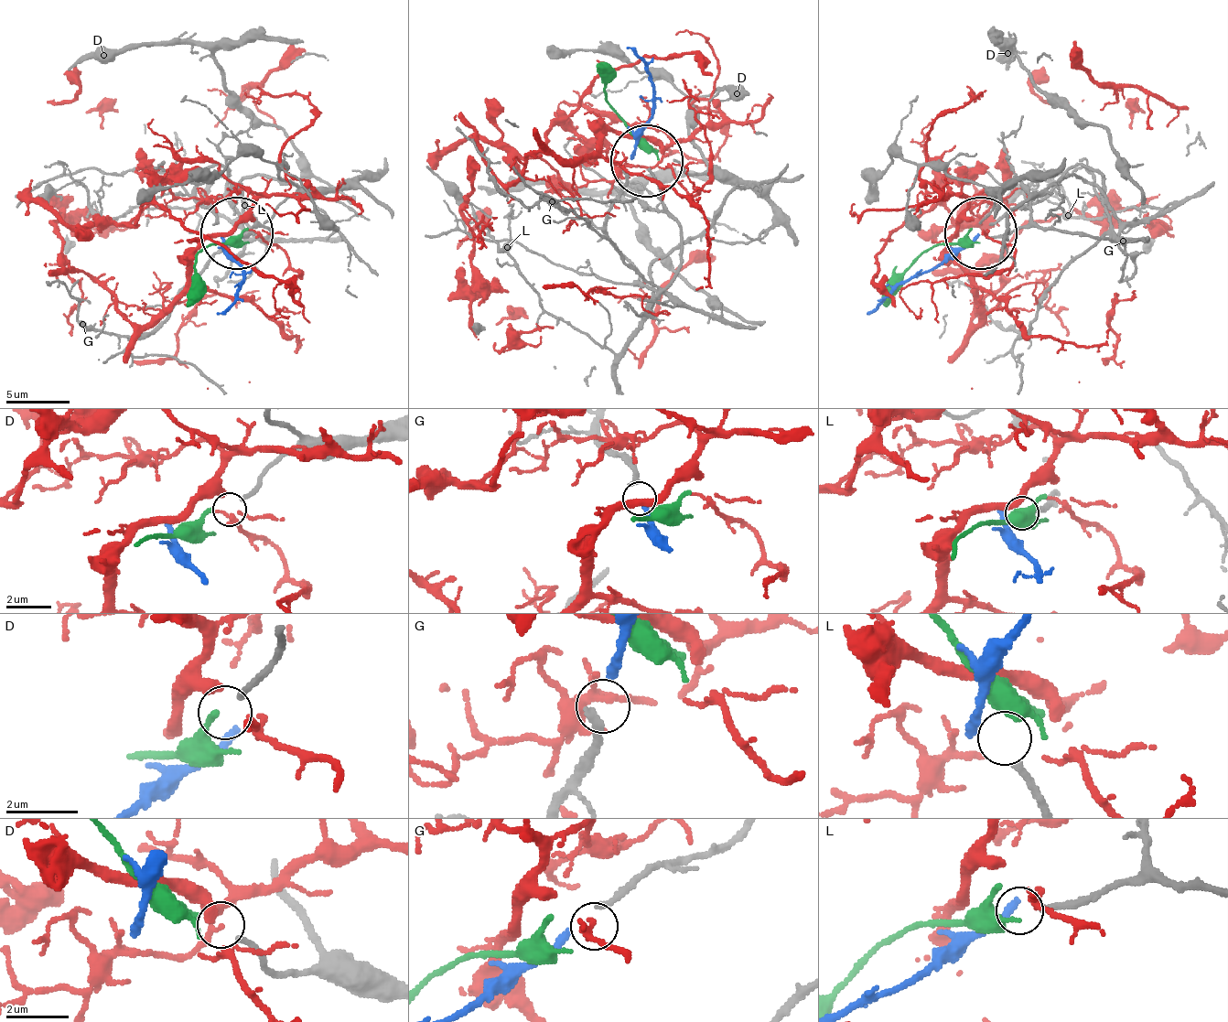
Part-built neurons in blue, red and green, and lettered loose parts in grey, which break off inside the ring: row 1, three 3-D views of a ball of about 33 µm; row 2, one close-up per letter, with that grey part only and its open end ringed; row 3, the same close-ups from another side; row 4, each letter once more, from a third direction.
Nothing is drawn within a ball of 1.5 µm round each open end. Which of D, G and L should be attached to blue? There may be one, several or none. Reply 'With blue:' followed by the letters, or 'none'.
With blue: G

